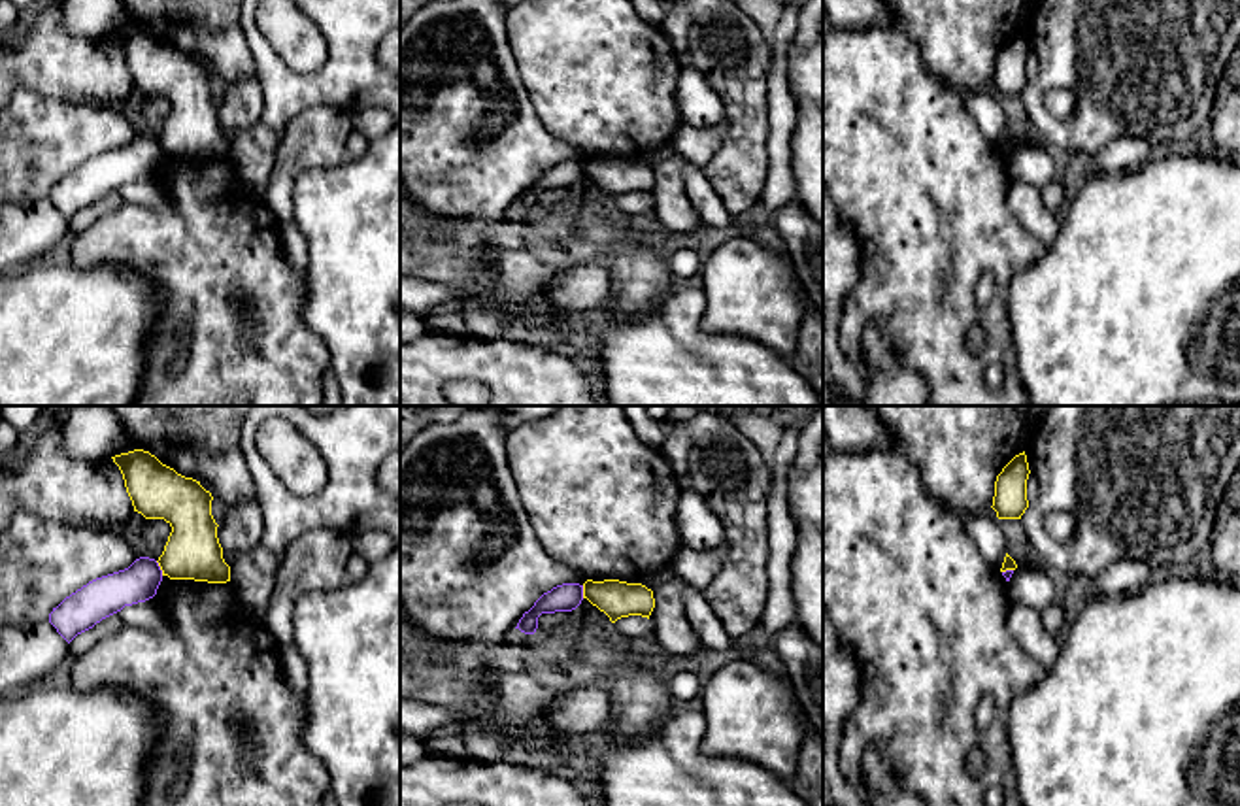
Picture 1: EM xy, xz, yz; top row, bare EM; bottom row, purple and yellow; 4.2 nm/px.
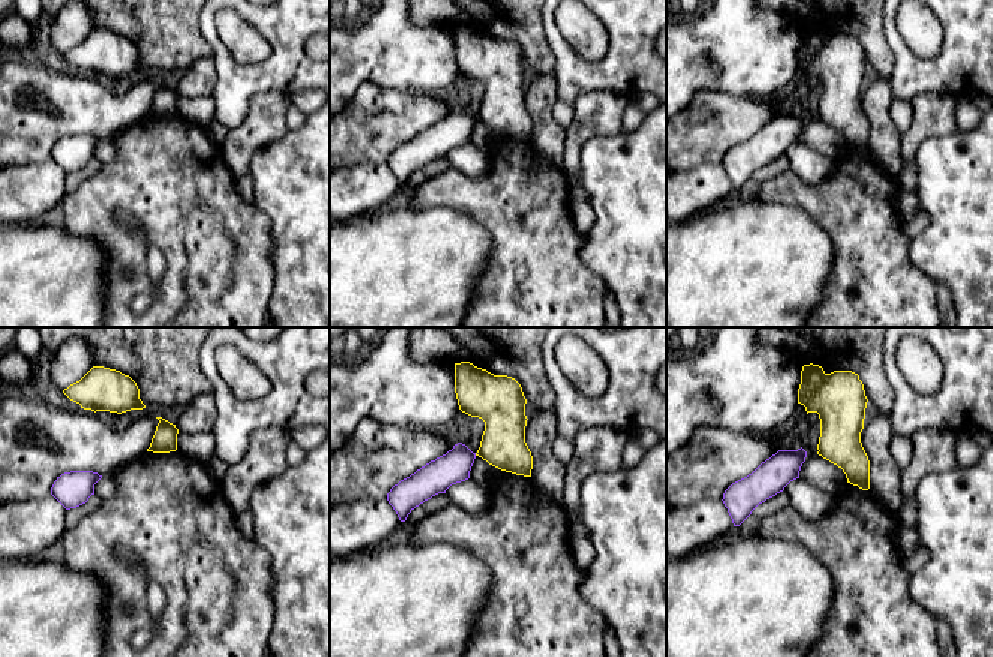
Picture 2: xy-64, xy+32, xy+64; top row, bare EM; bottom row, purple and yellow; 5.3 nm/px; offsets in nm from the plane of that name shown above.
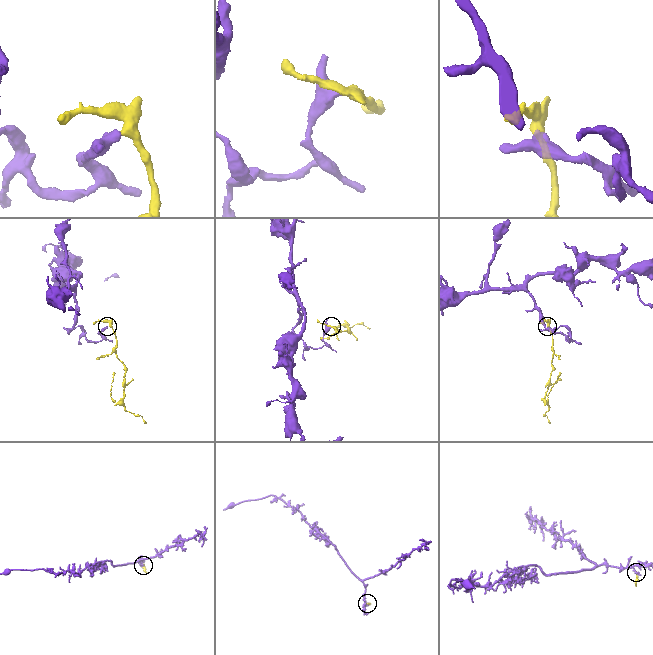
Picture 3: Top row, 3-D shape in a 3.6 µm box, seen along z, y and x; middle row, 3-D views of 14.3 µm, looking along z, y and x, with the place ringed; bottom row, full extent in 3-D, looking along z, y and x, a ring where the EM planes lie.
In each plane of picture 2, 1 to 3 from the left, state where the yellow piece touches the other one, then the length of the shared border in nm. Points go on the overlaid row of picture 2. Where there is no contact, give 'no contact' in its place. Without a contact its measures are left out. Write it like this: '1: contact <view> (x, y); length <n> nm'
1: no contact
2: no contact
3: no contact

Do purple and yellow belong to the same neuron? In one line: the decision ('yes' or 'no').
no

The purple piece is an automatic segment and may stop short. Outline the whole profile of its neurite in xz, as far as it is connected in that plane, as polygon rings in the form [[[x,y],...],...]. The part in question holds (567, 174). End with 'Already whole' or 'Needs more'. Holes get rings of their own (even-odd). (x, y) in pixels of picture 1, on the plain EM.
[[[562,160],[553,164],[551,168],[544,170],[534,183],[523,191],[517,204],[525,211],[534,211],[538,206],[538,194],[542,191],[555,191],[555,189],[572,189],[583,177],[583,162],[579,160]]]. Already whole

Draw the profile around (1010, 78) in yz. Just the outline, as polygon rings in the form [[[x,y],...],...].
[[[1025,28],[1015,32],[997,53],[993,87],[998,96],[1021,96],[1029,85],[1027,57],[1029,40]]]

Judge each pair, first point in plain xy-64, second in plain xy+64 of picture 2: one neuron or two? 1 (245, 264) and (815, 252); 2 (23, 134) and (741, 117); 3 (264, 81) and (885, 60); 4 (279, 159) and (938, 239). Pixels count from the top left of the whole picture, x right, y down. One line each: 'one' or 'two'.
1: two
2: one
3: two
4: one

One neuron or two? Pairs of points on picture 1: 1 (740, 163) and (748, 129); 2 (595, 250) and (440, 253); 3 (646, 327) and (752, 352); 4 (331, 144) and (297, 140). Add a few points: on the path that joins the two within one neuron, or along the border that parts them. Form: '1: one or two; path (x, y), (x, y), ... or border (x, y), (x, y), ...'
1: one; path (742, 155), (746, 136)
2: one; path (557, 250), (478, 251)
3: one; path (674, 355), (697, 378), (735, 378)
4: one; path (323, 144), (304, 140)

